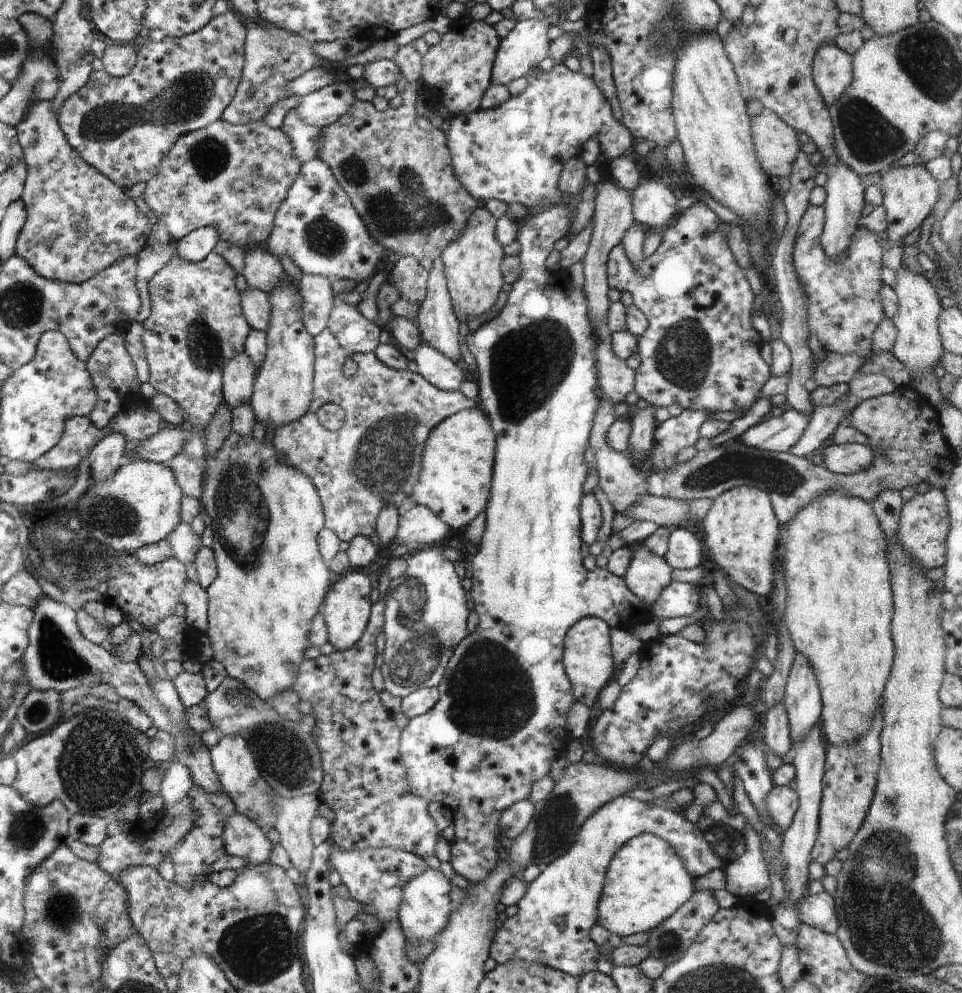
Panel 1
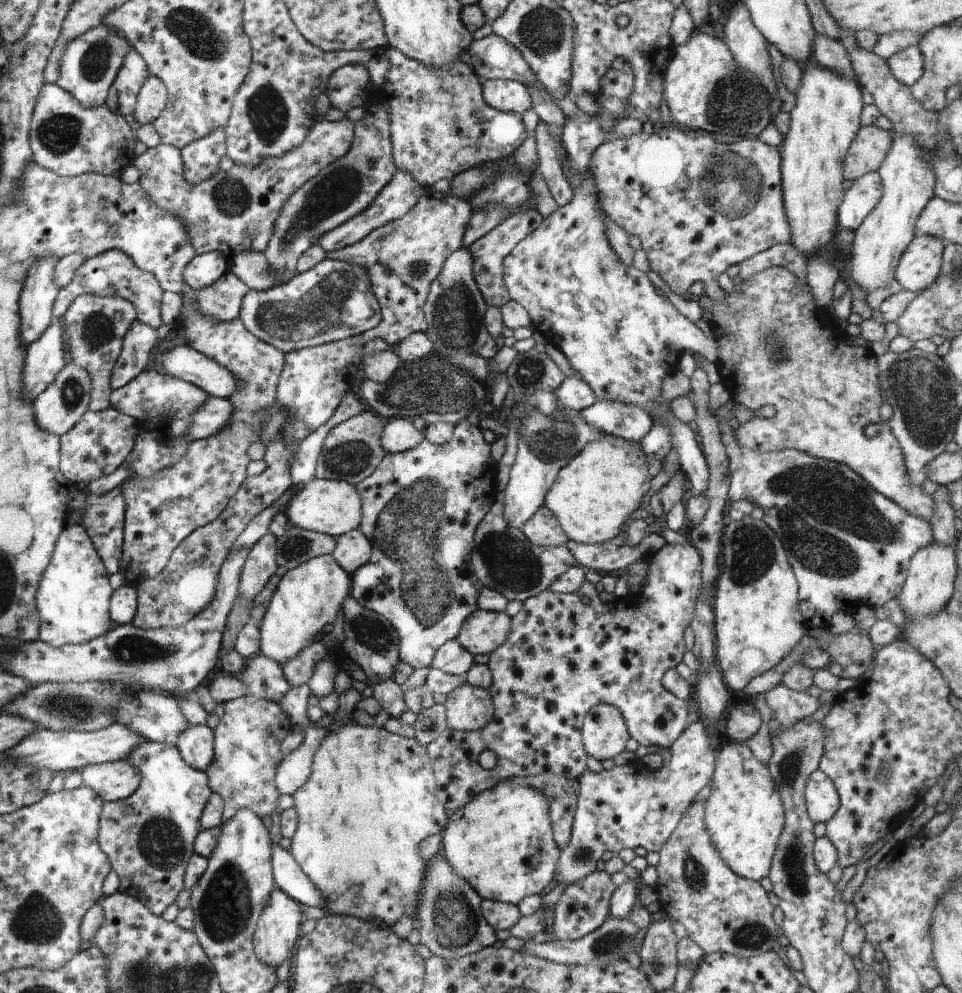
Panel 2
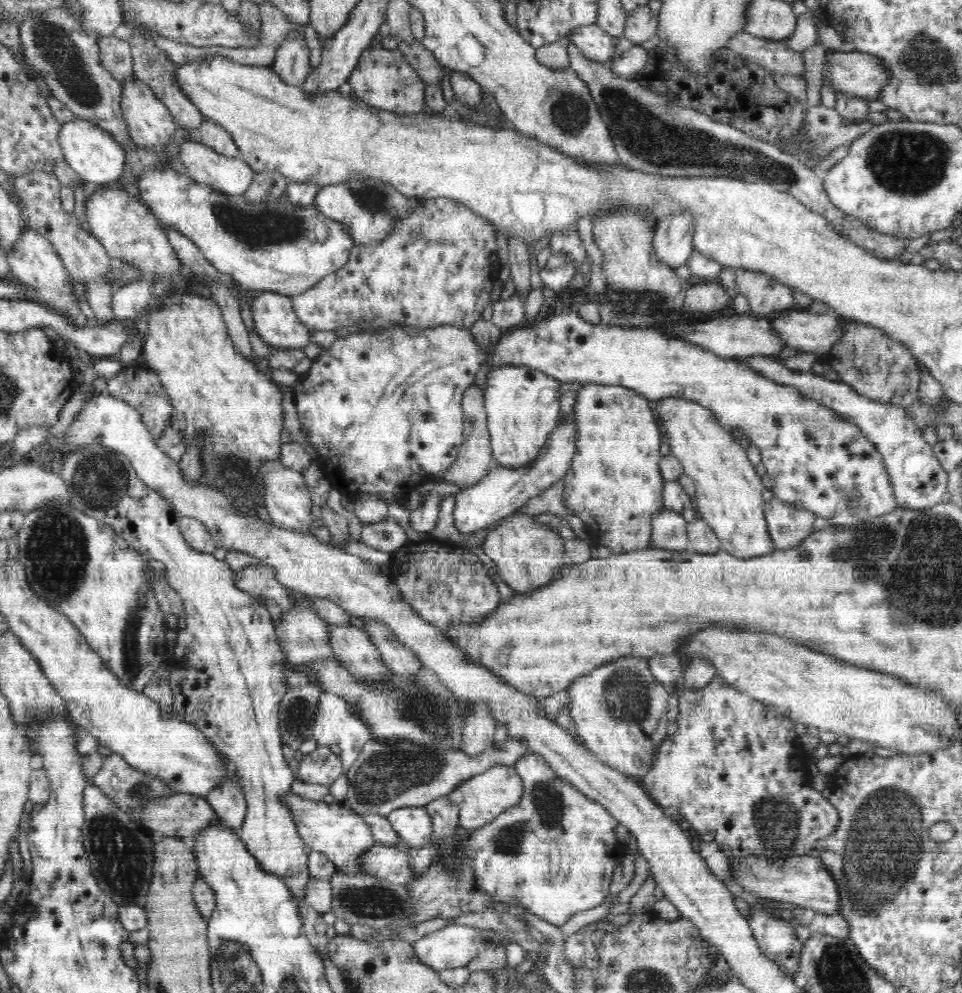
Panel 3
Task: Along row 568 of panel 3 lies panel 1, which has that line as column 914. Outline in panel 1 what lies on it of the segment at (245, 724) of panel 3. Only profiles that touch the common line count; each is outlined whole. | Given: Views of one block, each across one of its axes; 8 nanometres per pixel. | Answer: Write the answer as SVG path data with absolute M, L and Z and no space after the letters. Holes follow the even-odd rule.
M924 164L897 166L887 168L881 173L878 182L883 192L883 207L887 214L887 230L891 246L903 247L904 239L910 232L920 228L924 219L932 213L934 204L938 202L939 182L934 180Z

